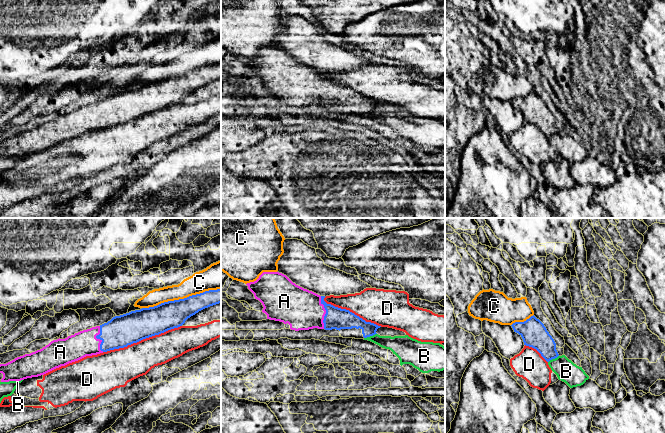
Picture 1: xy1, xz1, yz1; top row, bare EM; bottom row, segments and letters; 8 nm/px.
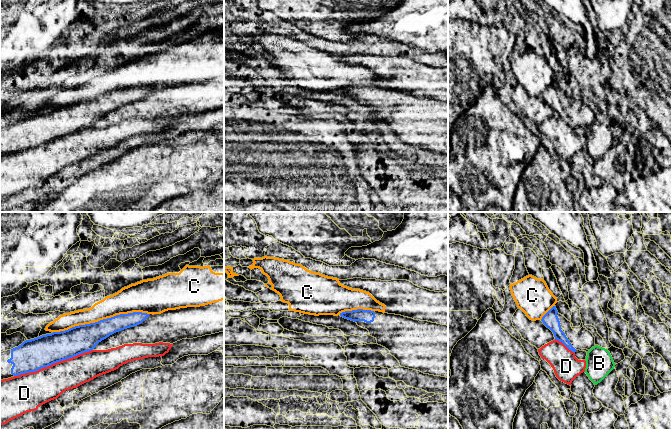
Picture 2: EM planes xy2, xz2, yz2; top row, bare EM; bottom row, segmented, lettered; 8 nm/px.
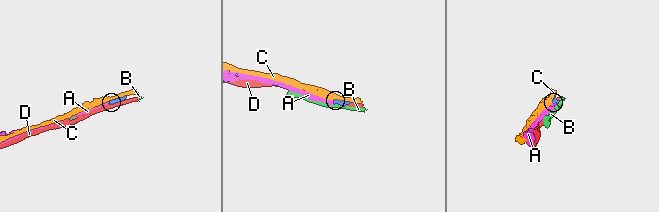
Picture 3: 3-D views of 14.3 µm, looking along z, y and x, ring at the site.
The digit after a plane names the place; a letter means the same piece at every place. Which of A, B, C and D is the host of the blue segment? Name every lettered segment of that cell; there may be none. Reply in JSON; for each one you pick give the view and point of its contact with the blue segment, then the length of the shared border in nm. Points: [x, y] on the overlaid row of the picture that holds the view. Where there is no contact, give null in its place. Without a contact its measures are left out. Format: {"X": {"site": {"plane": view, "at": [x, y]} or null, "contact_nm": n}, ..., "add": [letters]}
{"A": {"site": {"plane": "xz1", "at": [326, 312]}, "contact_nm": 260}, "add": ["A"]}

